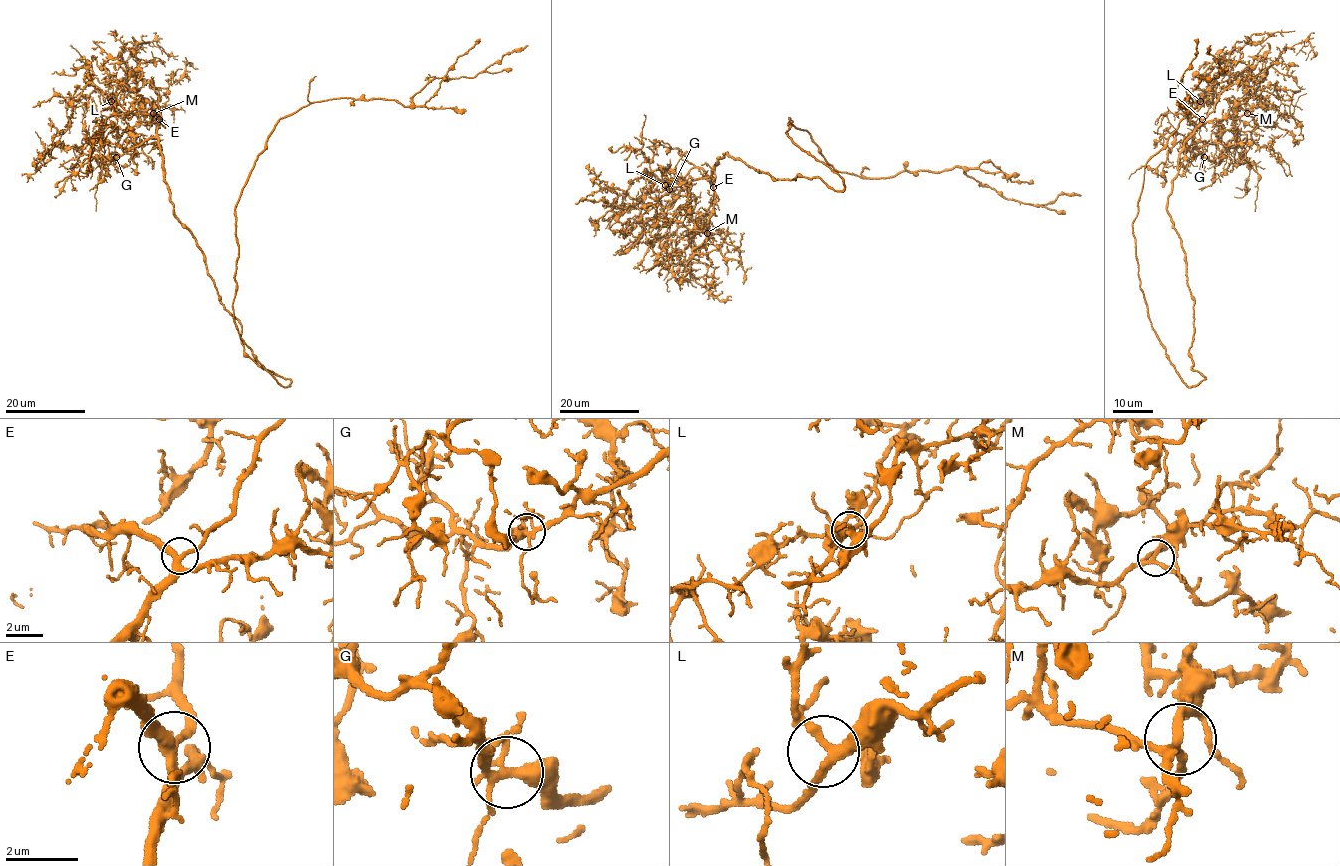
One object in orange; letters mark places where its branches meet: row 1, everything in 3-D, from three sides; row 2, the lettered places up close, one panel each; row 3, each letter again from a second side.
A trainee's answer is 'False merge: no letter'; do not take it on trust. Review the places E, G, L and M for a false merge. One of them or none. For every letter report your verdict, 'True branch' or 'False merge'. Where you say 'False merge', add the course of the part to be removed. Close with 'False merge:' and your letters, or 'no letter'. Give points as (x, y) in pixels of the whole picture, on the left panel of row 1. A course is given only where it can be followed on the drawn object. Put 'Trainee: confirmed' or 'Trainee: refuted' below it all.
E: True branch
G: True branch
L: True branch
M: True branch
False merge: no letter
Trainee: confirmed

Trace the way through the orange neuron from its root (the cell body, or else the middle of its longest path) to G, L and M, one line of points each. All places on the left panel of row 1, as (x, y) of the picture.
G: (263, 367), (290, 384), (243, 350), (241, 324), (174, 213), (158, 140), (115, 157)
L: (263, 367), (290, 384), (243, 350), (241, 324), (221, 302), (203, 251), (174, 213), (157, 117), (111, 101)
M: (263, 367), (290, 384), (243, 350), (241, 324), (174, 213), (153, 113)

